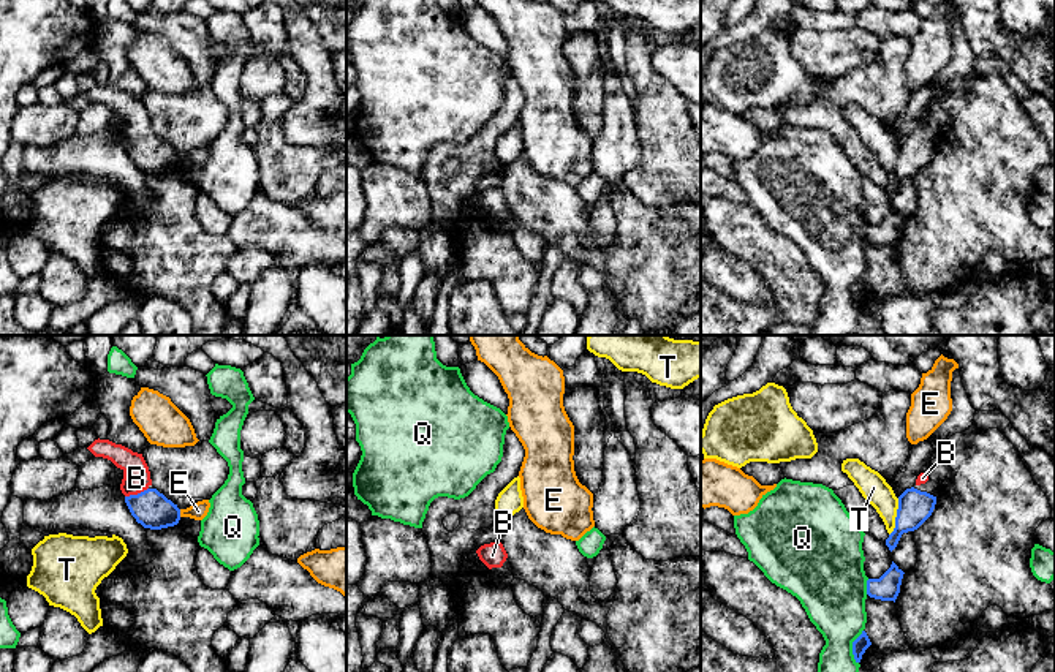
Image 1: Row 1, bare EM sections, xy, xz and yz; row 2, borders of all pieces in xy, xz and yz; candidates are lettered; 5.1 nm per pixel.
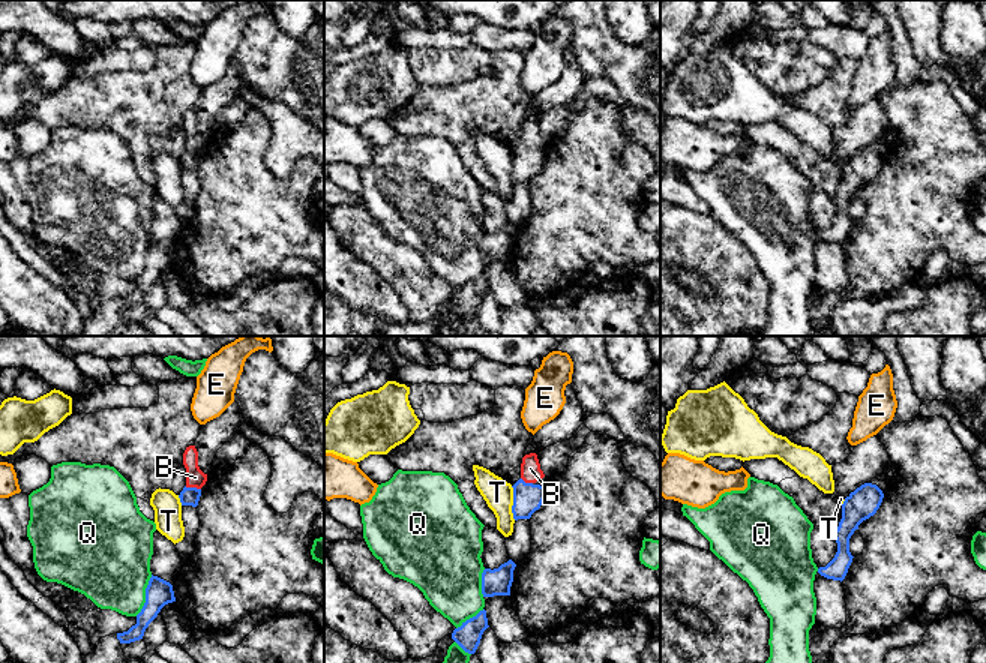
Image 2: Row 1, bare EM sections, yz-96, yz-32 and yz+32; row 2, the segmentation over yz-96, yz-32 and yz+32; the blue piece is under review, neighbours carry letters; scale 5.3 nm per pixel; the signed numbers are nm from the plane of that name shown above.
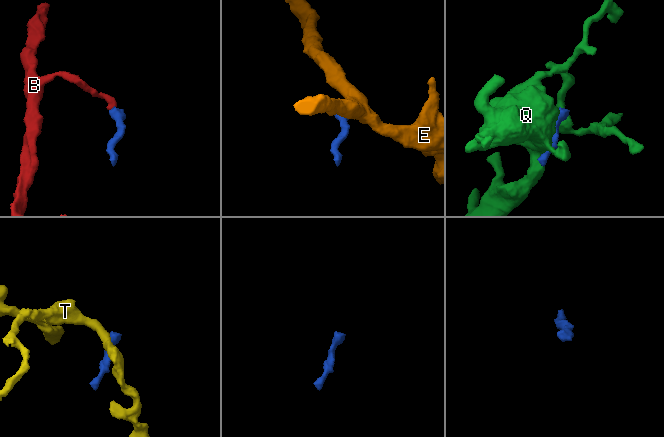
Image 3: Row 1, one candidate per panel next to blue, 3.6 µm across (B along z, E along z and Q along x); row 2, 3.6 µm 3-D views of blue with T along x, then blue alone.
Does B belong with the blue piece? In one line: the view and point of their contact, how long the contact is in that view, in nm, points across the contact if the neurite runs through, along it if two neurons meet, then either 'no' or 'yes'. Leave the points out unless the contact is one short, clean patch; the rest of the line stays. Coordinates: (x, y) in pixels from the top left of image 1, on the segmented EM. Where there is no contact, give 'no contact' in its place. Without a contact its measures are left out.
meets blue in xy at (138, 494); contact 130 nm long; runs through xy (152, 509), (138, 494), (136, 478); yes

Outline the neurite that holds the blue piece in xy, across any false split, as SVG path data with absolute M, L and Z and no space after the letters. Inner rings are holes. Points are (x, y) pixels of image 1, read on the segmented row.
M95 440L87 447L95 457L111 460L123 471L120 490L125 495L125 503L144 528L161 530L174 527L180 520L180 509L157 489L152 489L149 466L142 454L115 444L109 440Z

